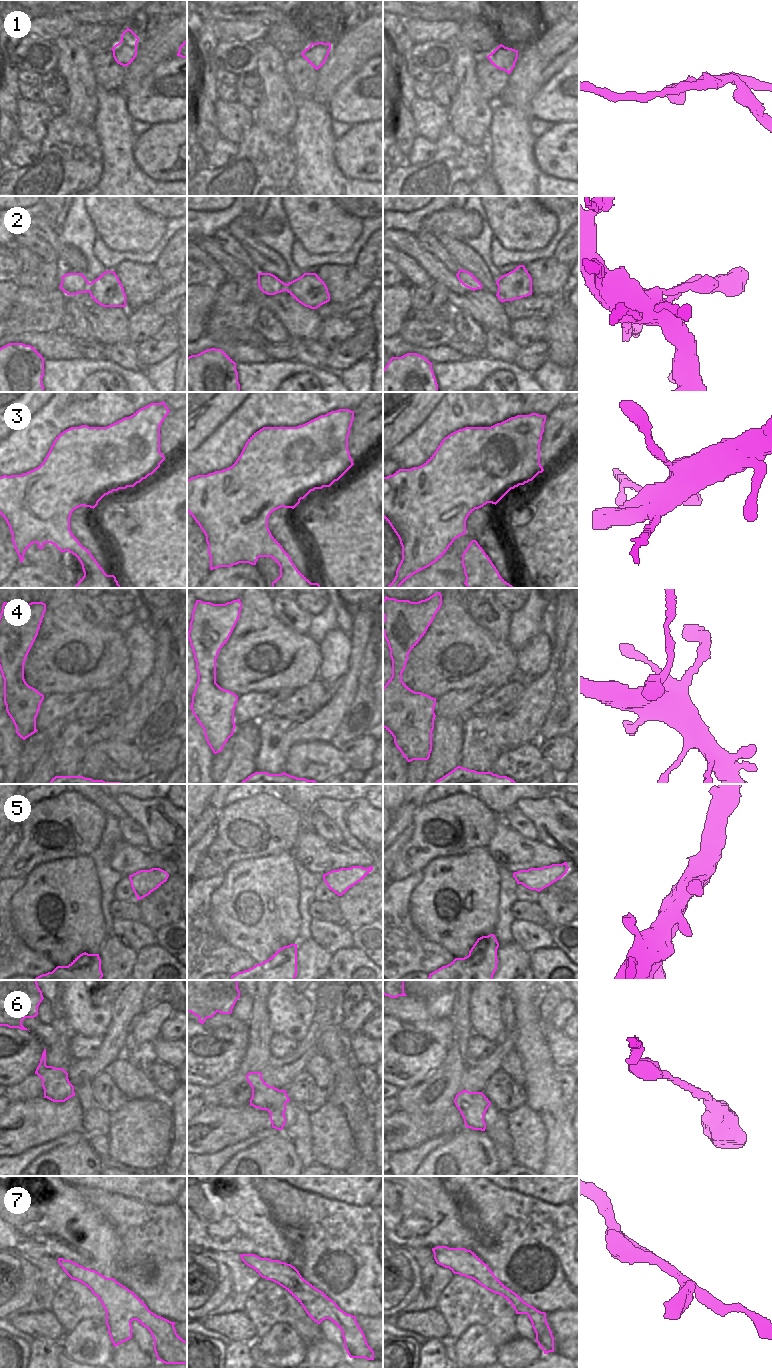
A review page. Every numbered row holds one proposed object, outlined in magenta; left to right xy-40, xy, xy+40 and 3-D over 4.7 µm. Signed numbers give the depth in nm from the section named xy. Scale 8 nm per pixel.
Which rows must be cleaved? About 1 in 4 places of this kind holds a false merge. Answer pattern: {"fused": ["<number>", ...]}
{"fused": []}

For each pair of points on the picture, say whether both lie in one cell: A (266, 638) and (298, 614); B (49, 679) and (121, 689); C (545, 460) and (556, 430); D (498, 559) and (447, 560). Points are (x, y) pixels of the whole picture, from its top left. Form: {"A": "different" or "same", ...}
{"A": "different", "B": "different", "C": "same", "D": "different"}

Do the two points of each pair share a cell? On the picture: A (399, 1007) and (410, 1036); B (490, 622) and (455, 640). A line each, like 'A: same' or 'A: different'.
A: different
B: different

